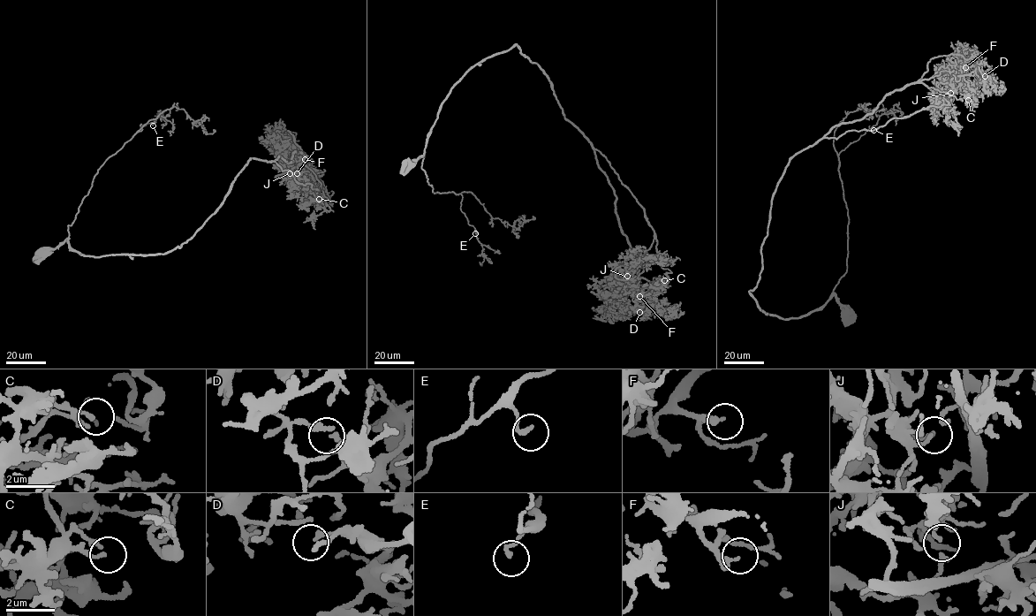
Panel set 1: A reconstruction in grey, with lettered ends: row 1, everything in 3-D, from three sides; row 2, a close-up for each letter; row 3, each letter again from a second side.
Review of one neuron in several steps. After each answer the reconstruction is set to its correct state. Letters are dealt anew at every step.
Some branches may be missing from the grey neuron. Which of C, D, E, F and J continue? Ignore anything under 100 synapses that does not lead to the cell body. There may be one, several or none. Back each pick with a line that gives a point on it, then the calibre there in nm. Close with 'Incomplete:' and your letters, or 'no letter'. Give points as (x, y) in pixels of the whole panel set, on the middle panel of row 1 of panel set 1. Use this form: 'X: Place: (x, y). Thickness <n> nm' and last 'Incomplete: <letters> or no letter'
F: Place: (639, 296). Thickness 280 nm
Incomplete: F

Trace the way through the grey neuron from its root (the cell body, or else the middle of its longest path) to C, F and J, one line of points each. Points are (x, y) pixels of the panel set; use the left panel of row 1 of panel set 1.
C: (43, 252), (67, 239), (96, 257), (171, 251), (252, 158), (301, 152), (319, 199)
F: (43, 252), (67, 239), (96, 257), (167, 253), (215, 212), (249, 160), (305, 159)
J: (43, 252), (67, 239), (96, 257), (167, 253), (215, 212), (249, 160), (288, 163), (301, 152), (290, 173)

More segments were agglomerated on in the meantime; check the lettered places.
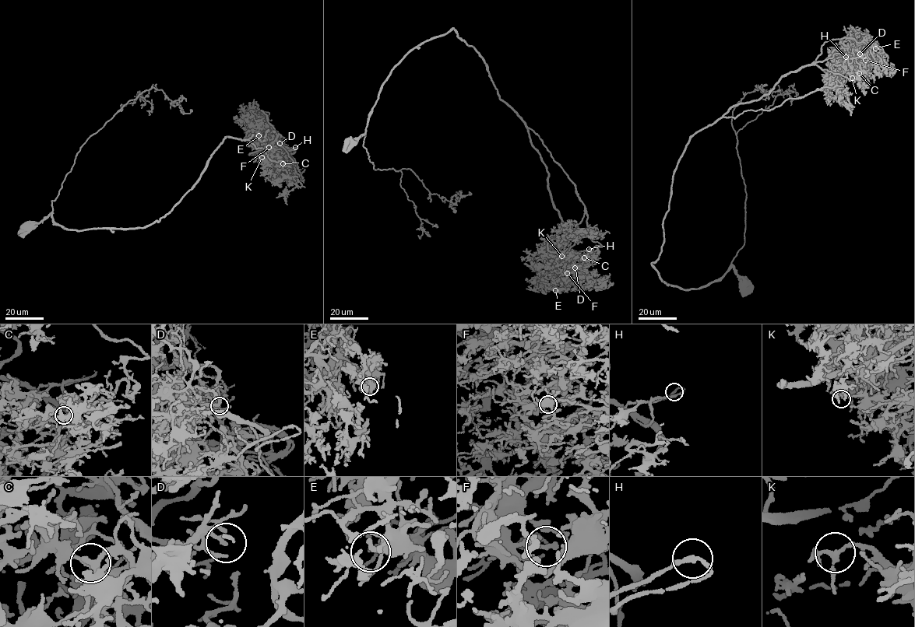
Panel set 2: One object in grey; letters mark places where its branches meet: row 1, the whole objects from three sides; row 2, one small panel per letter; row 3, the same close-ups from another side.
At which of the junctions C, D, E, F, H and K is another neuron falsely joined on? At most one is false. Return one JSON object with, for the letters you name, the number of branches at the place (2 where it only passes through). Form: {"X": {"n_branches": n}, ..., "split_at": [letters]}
{"split_at": []}

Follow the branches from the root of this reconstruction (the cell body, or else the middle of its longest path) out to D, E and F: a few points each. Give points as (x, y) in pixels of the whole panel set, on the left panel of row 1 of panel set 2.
D: (28, 225), (51, 214), (79, 231), (146, 226), (192, 188), (224, 138), (264, 141), (269, 130), (279, 143)
E: (28, 225), (51, 214), (79, 231), (146, 226), (224, 138), (276, 132), (262, 110), (272, 133), (258, 135)
F: (28, 225), (51, 214), (79, 231), (146, 226), (192, 188), (224, 138), (283, 137), (272, 135), (269, 147)

